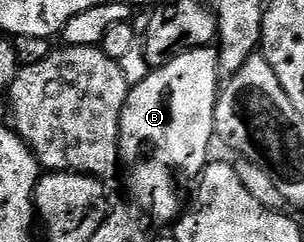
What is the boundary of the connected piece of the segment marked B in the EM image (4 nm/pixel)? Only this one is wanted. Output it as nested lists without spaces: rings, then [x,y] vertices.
[[[214,46],[198,47],[189,53],[181,53],[173,61],[147,74],[151,75],[145,76],[136,87],[134,84],[128,90],[127,104],[121,113],[119,158],[122,170],[127,170],[127,187],[135,194],[134,202],[144,212],[147,210],[157,222],[171,225],[181,215],[179,195],[175,192],[175,175],[198,176],[209,162],[207,150],[211,147],[211,139],[213,143],[216,138],[215,106],[221,90],[219,52]]]

